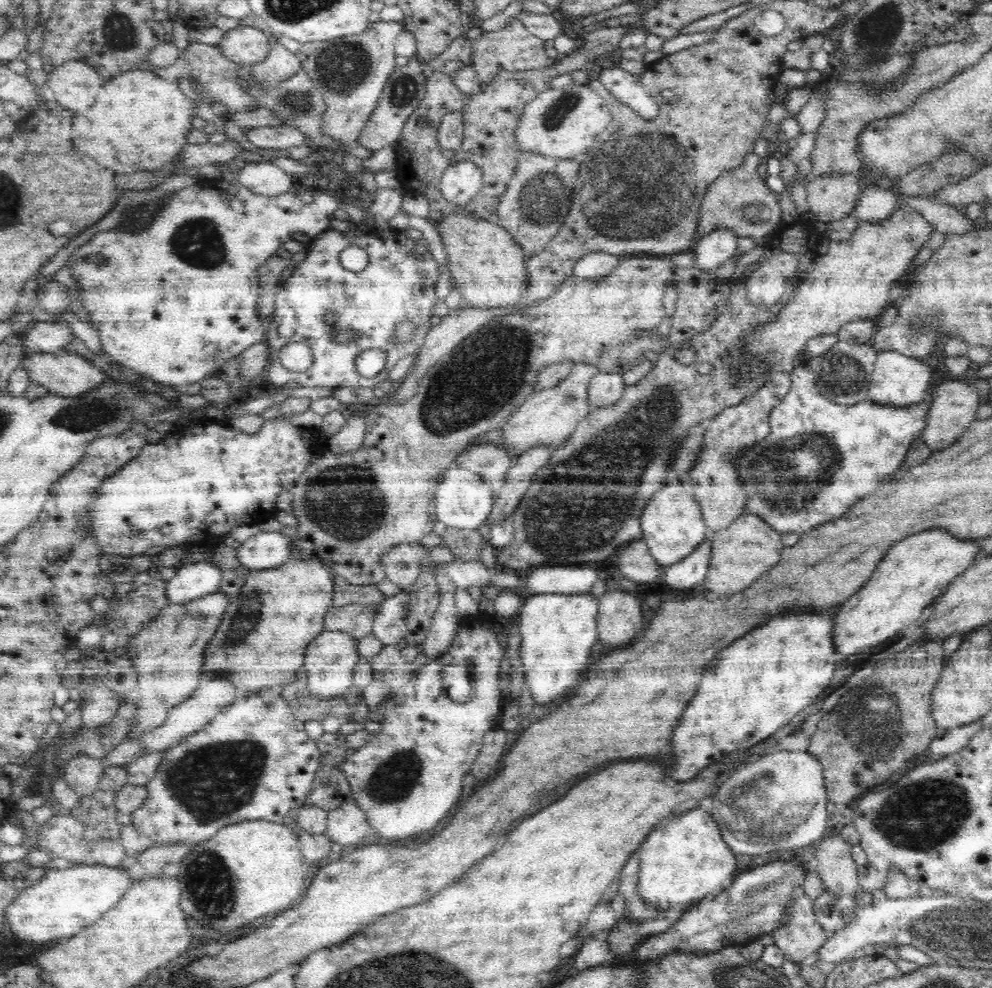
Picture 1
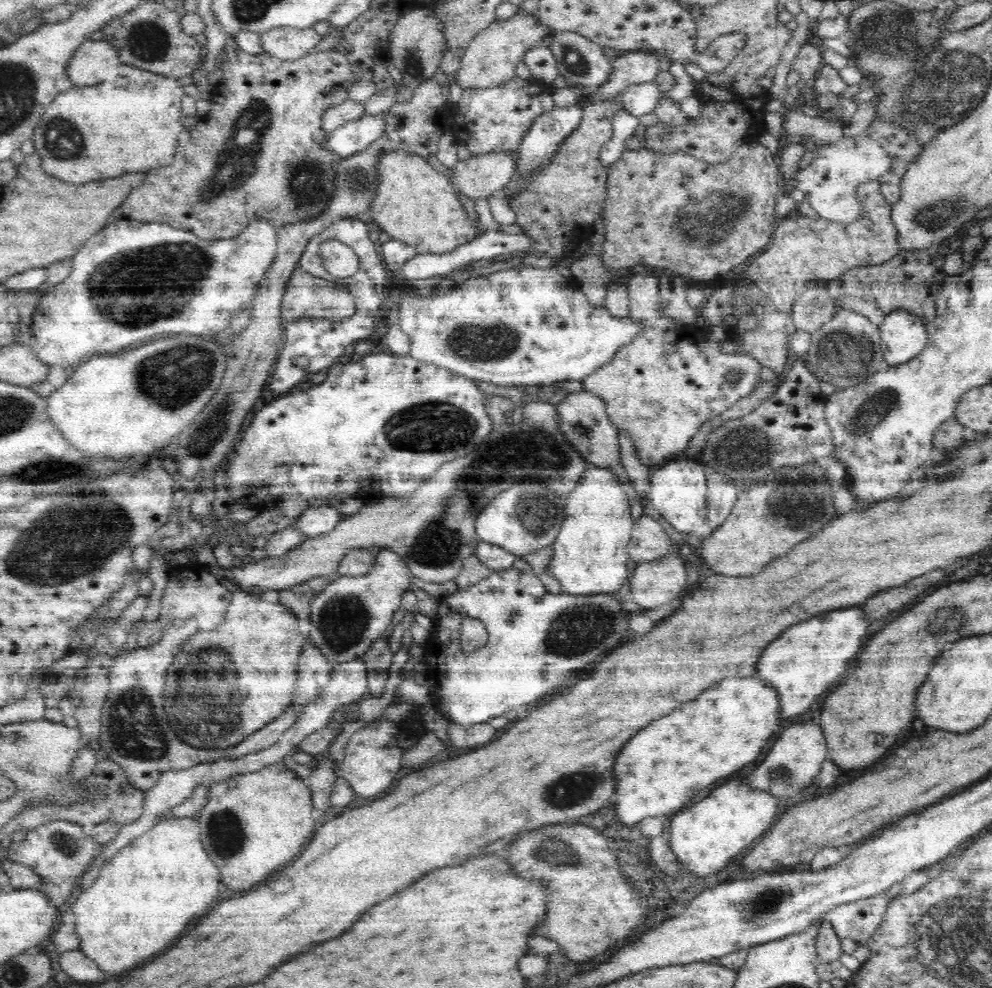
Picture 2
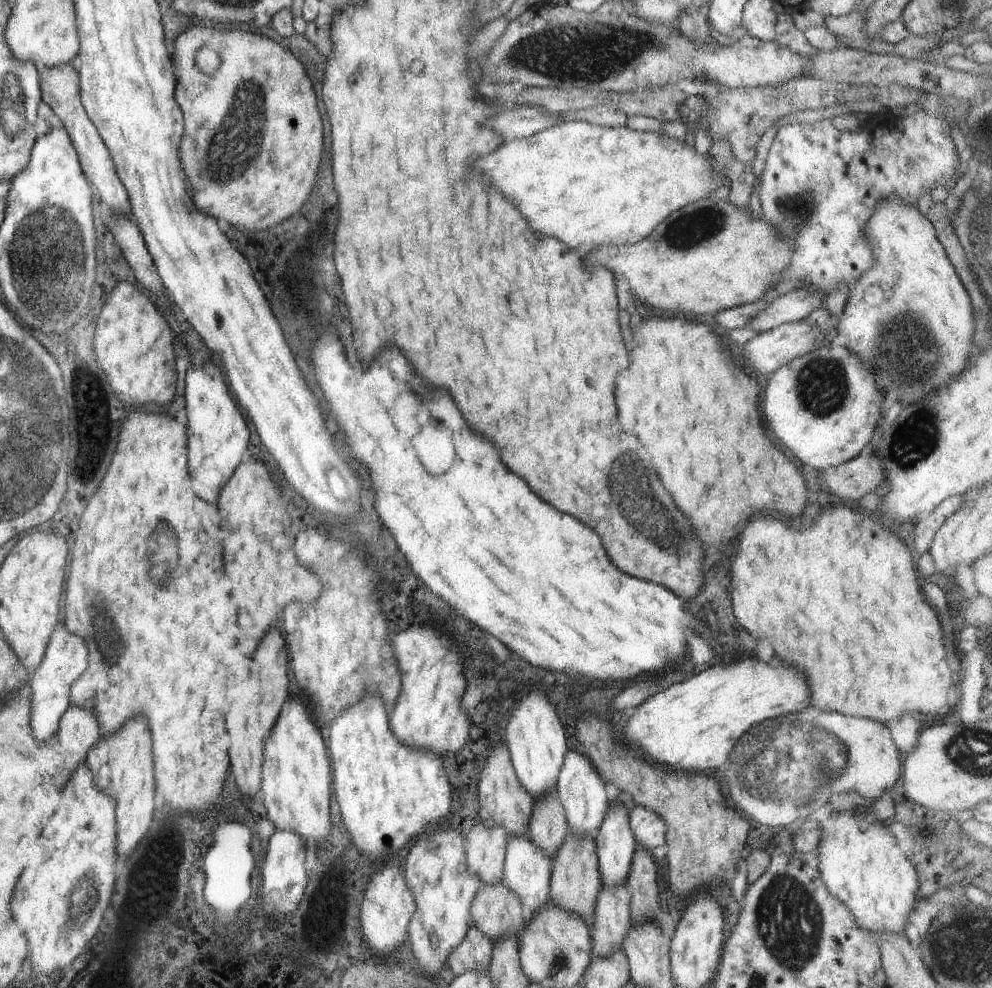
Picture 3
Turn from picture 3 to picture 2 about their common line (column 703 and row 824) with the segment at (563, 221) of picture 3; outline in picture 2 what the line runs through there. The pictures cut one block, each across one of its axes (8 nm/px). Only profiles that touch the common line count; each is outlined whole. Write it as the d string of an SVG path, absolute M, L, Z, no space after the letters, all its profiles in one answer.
M172 817L163 821L155 822L150 830L142 833L138 838L135 838L130 844L120 849L112 858L109 858L100 869L98 879L91 886L83 889L81 894L76 898L73 904L73 914L75 915L75 929L80 937L80 950L84 950L84 954L88 958L92 958L104 972L122 972L142 960L146 960L152 954L158 954L160 950L164 950L166 946L170 946L176 938L180 938L180 934L186 930L186 926L196 920L198 912L206 912L214 902L214 898L218 896L220 890L220 872L212 863L212 859L204 852L203 842L200 834L199 821L195 821L192 817Z

